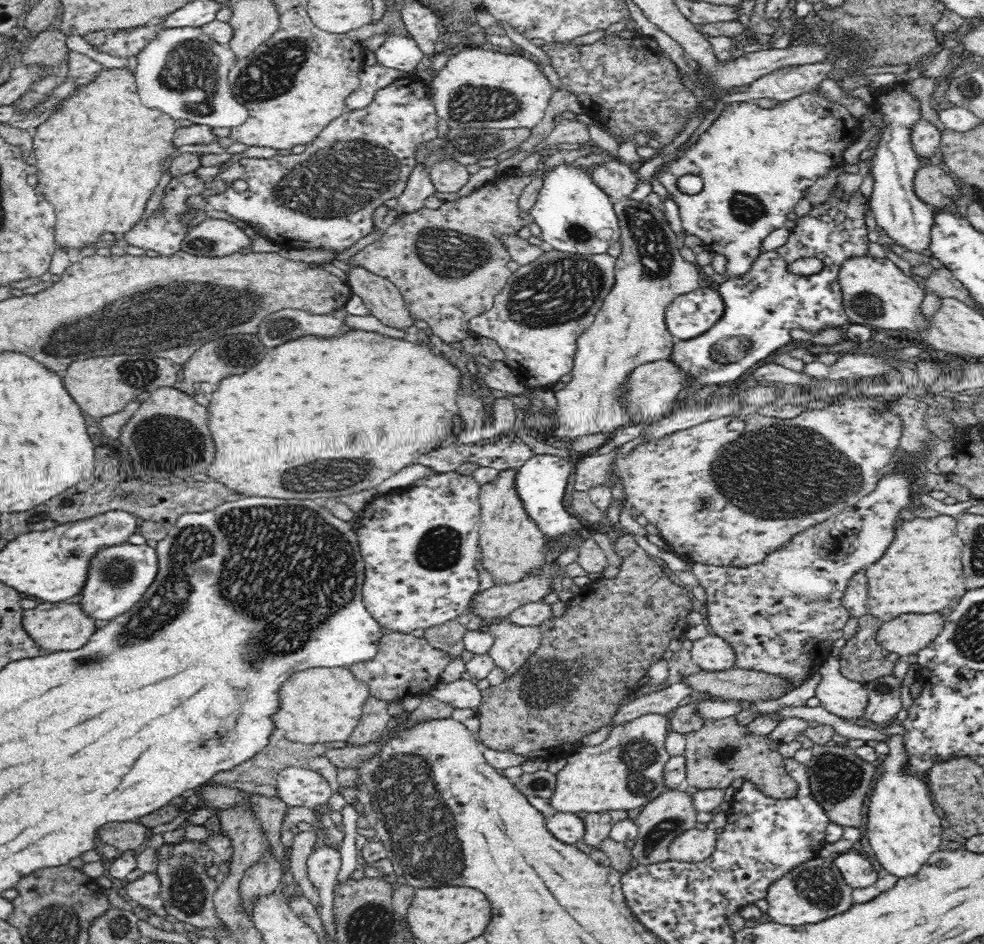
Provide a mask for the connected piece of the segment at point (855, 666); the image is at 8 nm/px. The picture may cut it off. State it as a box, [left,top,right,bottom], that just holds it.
[839,613,899,684]

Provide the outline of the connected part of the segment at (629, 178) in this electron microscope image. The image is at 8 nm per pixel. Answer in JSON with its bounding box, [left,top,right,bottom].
[590,158,640,198]

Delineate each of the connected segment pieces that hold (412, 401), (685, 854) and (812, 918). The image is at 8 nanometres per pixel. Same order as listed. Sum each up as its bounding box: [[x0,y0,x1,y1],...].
[[205,330,461,507],[669,830,718,863],[765,855,852,925]]

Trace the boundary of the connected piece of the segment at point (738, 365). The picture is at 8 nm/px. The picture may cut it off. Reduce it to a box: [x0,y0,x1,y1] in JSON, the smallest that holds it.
[672,187,875,387]

